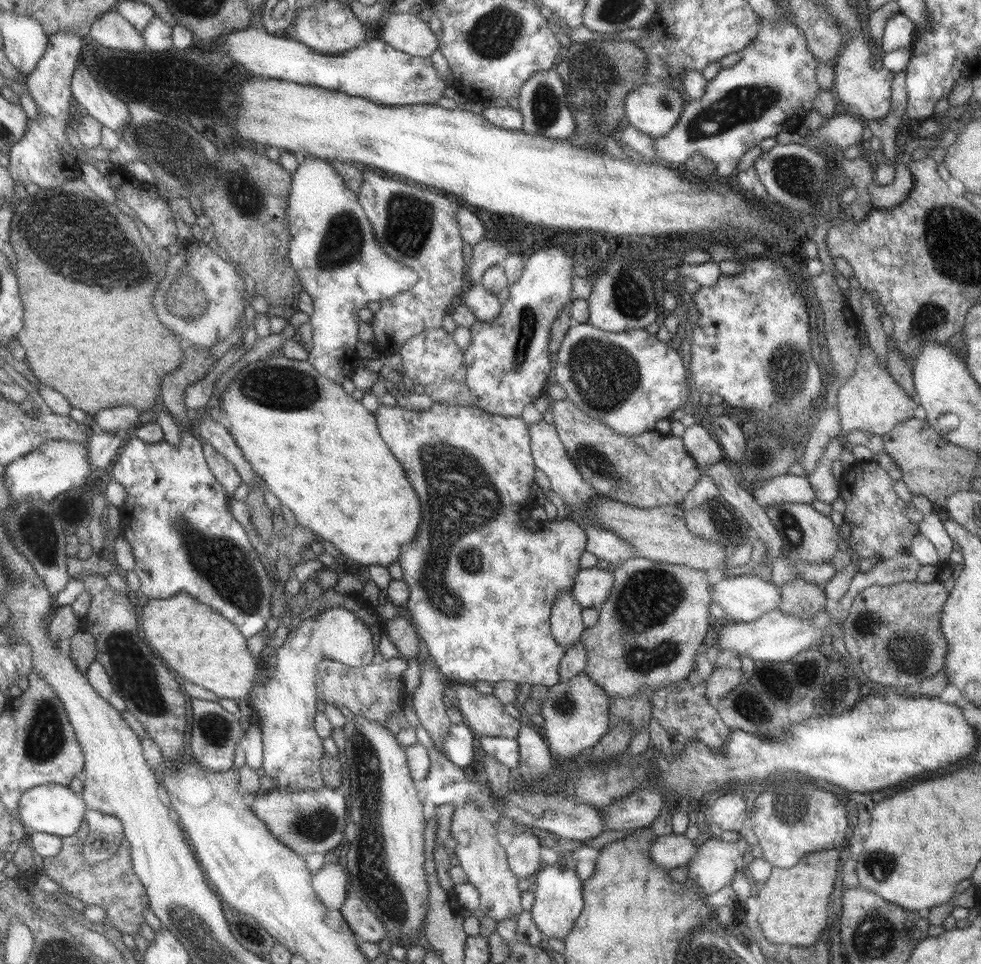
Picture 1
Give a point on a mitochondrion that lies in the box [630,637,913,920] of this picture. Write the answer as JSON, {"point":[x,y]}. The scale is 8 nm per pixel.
{"point":[791,801]}

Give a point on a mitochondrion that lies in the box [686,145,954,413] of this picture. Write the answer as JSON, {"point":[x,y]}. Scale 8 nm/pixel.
{"point":[798,177]}

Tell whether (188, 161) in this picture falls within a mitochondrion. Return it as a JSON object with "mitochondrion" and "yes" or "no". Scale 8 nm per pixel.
{"mitochondrion":"yes"}

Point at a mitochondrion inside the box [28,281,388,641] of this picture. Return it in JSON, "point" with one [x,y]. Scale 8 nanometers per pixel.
{"point":[229,571]}

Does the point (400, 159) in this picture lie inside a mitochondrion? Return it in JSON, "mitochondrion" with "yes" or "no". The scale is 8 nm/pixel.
{"mitochondrion":"no"}

